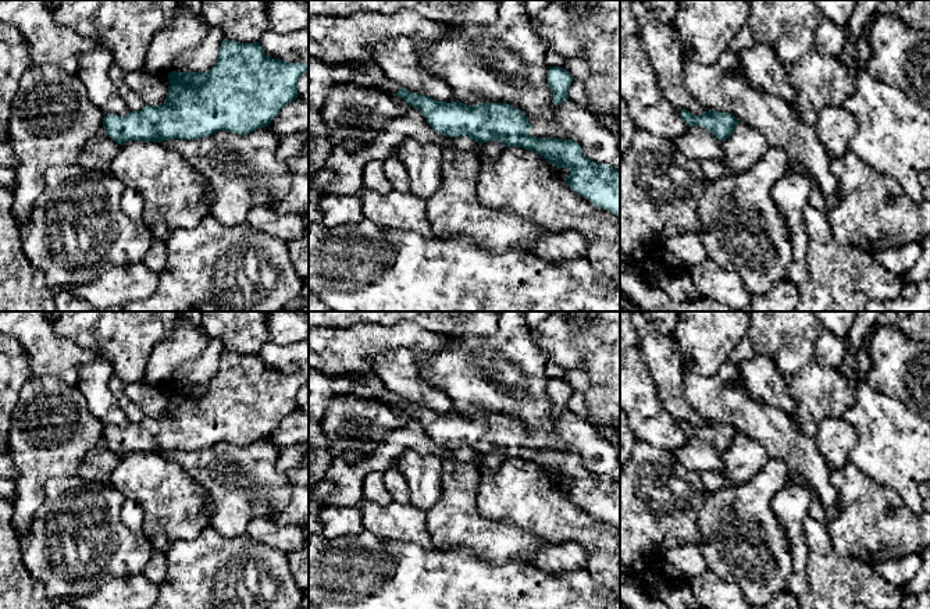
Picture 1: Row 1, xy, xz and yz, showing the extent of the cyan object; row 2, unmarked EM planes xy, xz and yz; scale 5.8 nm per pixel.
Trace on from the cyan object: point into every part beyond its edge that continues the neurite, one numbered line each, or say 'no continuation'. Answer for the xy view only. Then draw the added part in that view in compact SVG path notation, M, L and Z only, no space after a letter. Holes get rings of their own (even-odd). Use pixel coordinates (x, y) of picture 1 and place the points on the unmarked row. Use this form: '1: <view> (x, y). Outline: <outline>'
no continuation

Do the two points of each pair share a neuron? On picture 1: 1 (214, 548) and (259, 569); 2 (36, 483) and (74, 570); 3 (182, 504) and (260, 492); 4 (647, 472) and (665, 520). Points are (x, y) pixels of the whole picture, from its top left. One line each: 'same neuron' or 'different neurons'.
1: same neuron
2: different neurons
3: different neurons
4: same neuron

